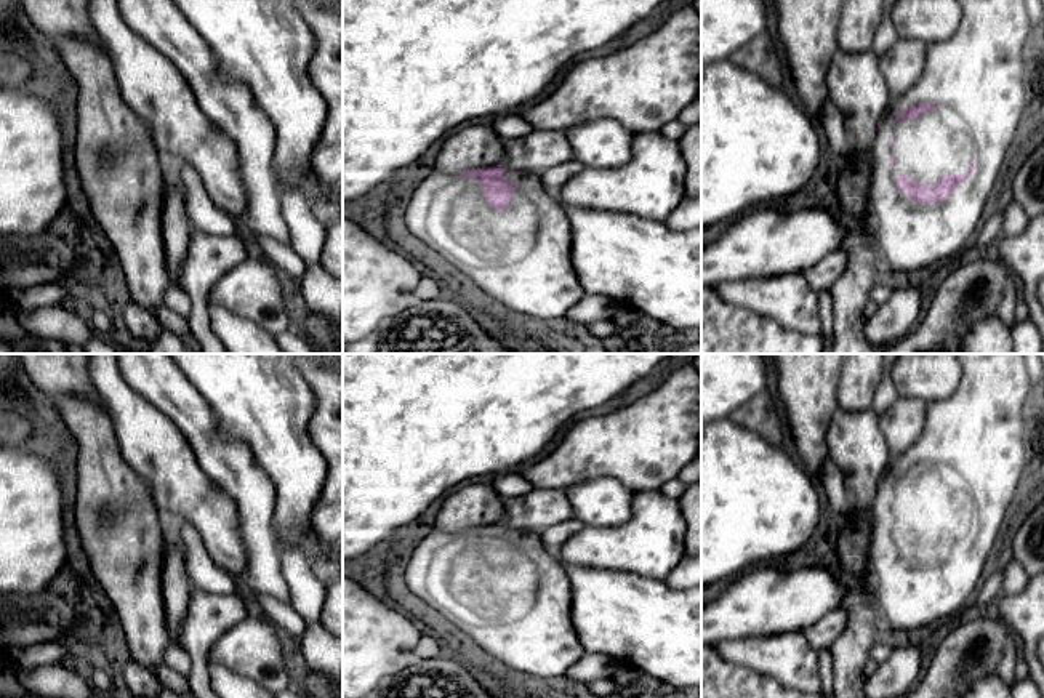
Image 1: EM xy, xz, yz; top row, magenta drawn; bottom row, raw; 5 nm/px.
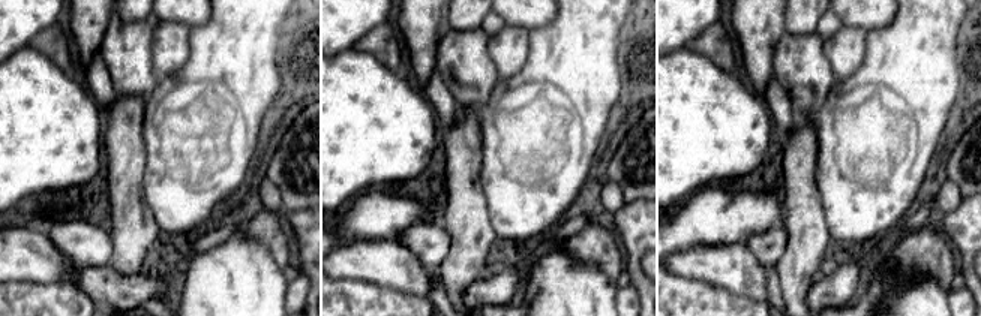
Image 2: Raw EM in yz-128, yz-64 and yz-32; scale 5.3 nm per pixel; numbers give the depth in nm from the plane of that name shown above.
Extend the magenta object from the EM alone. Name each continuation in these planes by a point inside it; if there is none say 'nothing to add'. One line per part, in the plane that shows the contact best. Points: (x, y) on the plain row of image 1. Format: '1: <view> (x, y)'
1: yz (975, 434)

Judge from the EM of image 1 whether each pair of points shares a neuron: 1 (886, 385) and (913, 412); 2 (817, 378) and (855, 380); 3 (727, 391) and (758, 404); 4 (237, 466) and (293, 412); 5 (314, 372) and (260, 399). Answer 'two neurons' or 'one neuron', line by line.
1: two neurons
2: two neurons
3: two neurons
4: two neurons
5: two neurons

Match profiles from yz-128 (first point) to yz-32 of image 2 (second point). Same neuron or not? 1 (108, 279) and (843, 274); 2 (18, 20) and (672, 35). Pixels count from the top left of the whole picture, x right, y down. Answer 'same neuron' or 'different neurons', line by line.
1: same neuron
2: same neuron

